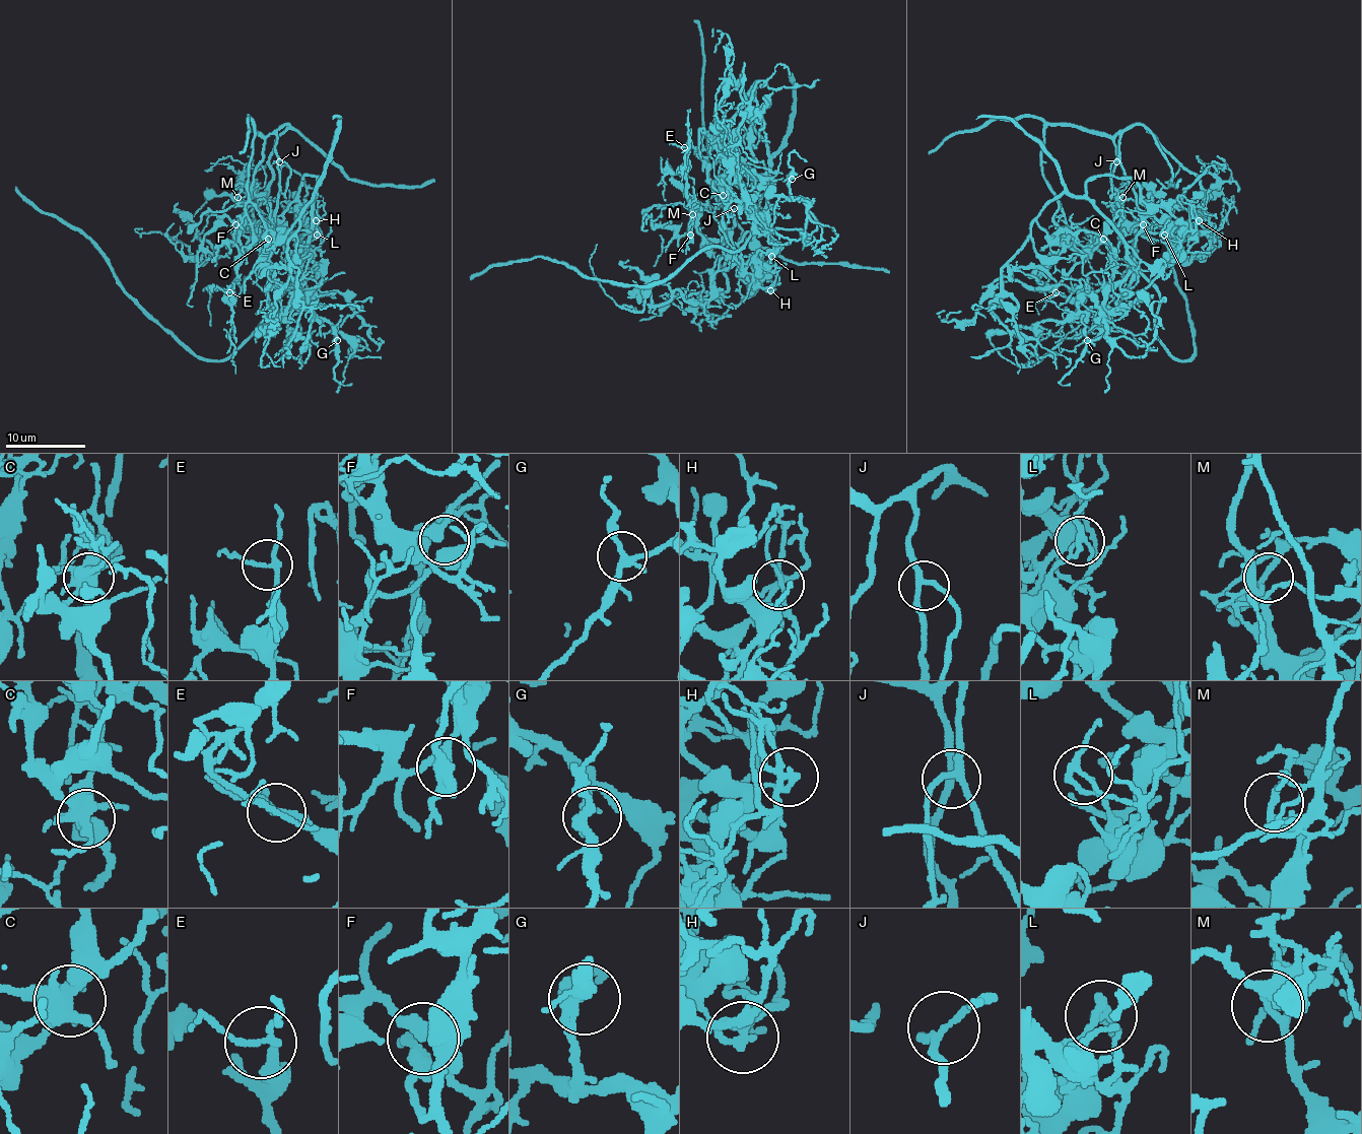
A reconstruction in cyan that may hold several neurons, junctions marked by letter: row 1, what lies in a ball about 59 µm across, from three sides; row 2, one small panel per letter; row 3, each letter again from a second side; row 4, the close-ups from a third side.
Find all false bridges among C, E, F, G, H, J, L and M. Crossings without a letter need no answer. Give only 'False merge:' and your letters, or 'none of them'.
False merge: H, L

